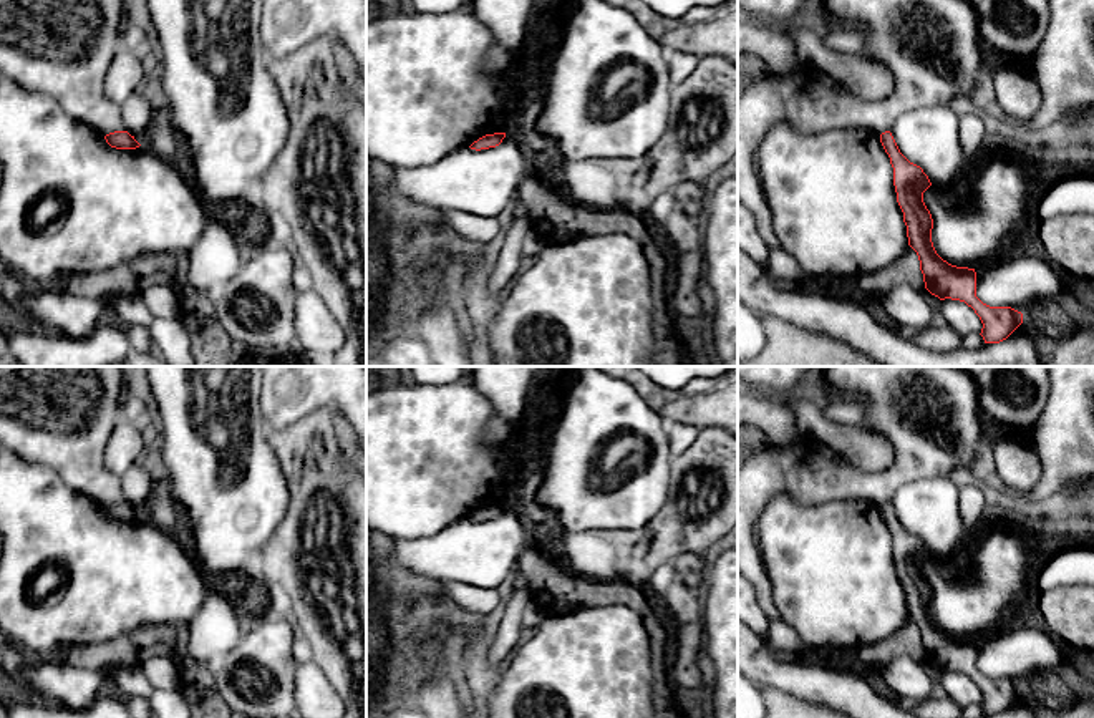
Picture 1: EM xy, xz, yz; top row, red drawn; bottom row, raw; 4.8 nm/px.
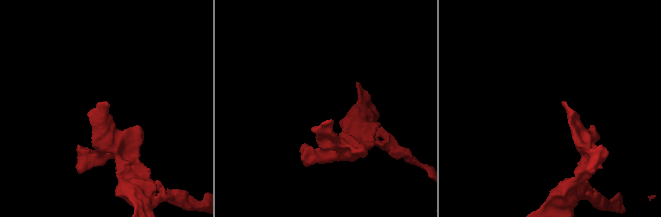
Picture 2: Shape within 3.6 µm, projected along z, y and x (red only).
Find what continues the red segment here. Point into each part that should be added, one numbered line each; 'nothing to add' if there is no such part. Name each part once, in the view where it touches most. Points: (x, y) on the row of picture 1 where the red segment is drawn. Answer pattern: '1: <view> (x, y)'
nothing to add

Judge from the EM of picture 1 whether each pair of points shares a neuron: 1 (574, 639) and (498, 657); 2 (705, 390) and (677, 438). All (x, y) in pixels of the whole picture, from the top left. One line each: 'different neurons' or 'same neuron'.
1: different neurons
2: different neurons

